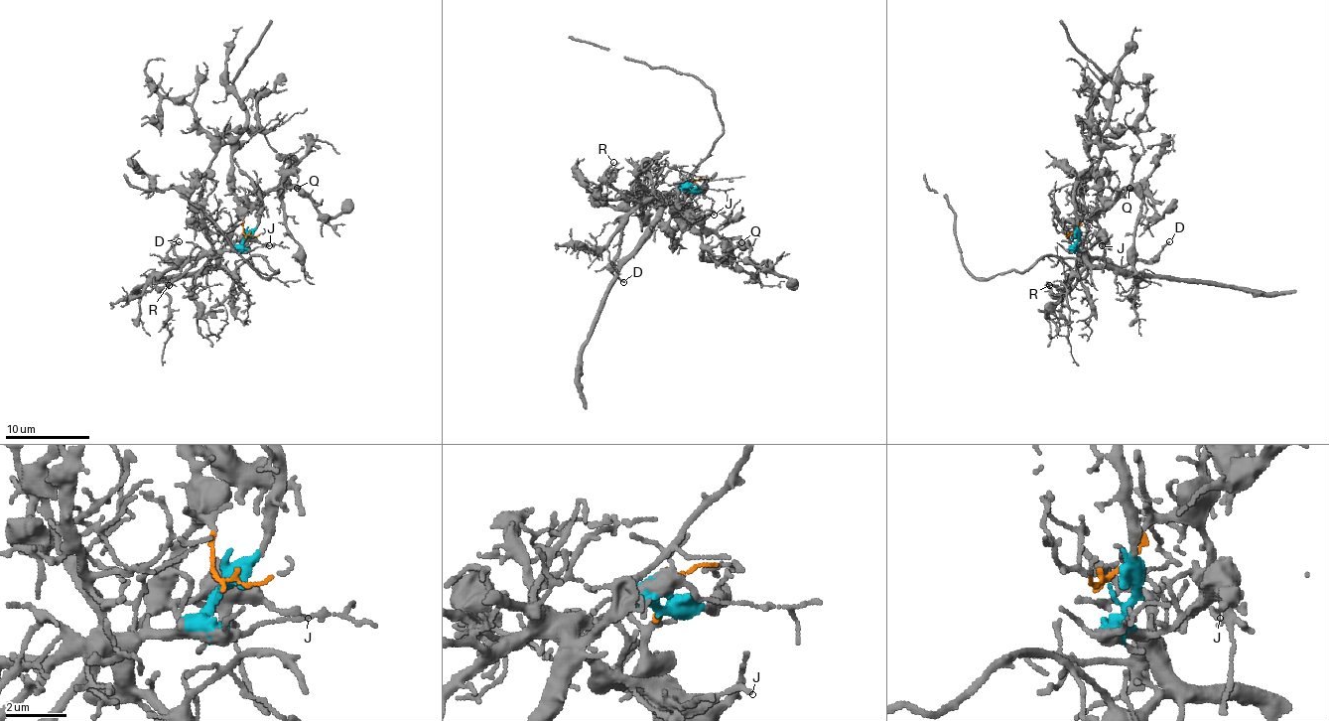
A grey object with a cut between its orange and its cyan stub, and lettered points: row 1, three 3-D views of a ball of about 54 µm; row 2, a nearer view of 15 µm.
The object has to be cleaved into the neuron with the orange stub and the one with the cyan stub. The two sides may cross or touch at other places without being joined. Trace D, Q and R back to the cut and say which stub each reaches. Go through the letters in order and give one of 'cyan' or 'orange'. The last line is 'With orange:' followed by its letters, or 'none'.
D: cyan
Q: orange
R: cyan
With orange: Q

